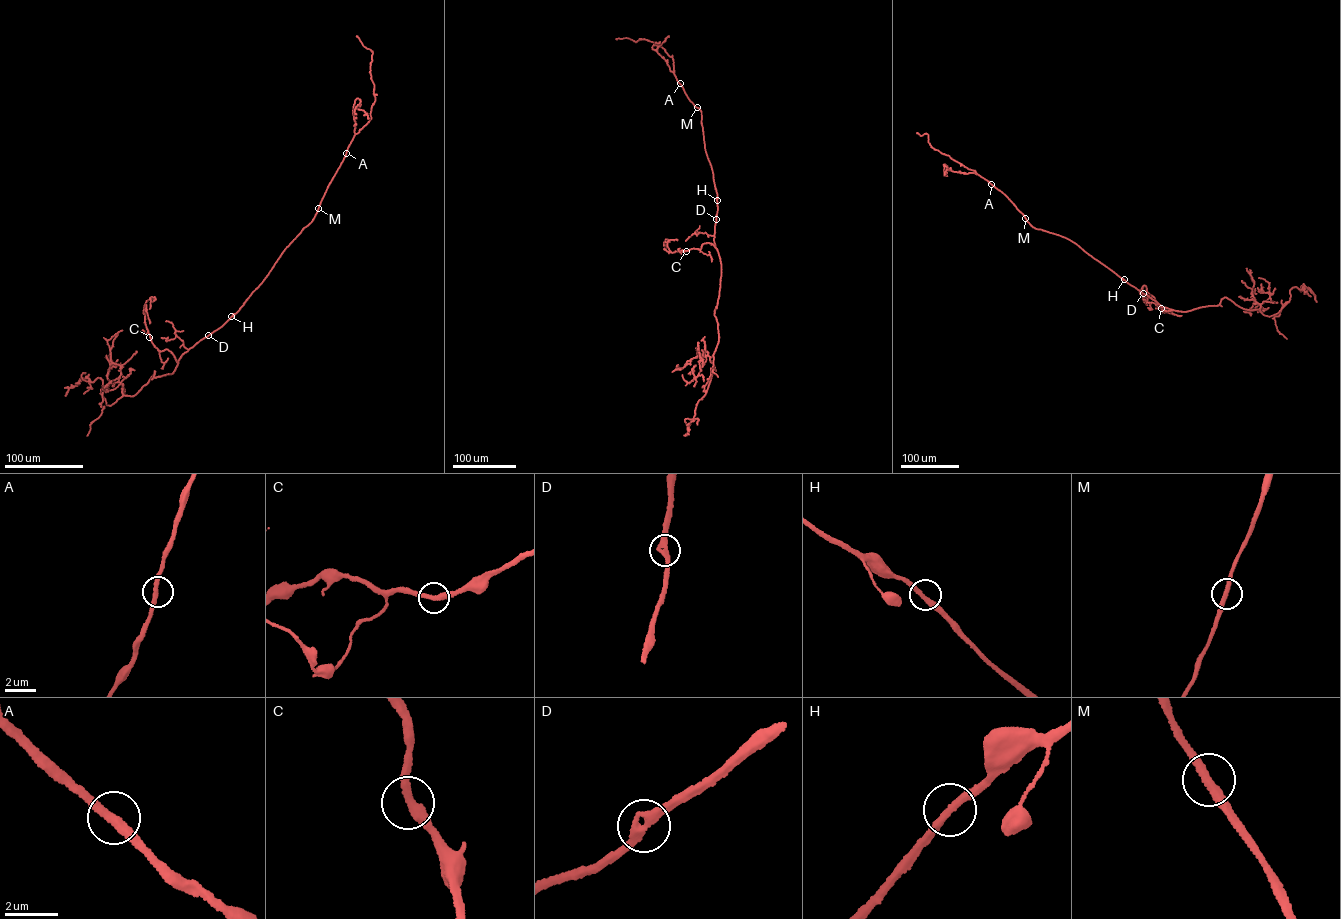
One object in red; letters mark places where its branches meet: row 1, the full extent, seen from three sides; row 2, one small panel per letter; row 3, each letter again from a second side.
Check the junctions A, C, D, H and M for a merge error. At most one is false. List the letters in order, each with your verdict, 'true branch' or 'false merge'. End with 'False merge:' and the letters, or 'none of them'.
A: true branch
C: true branch
D: true branch
H: true branch
M: true branch
False merge: none of them

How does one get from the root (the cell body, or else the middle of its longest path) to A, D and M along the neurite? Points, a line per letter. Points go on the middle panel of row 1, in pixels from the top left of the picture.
A: (717, 200), (705, 148), (701, 111), (680, 83)
D: (717, 200), (716, 219)
M: (717, 200), (705, 148), (701, 111), (697, 107)

